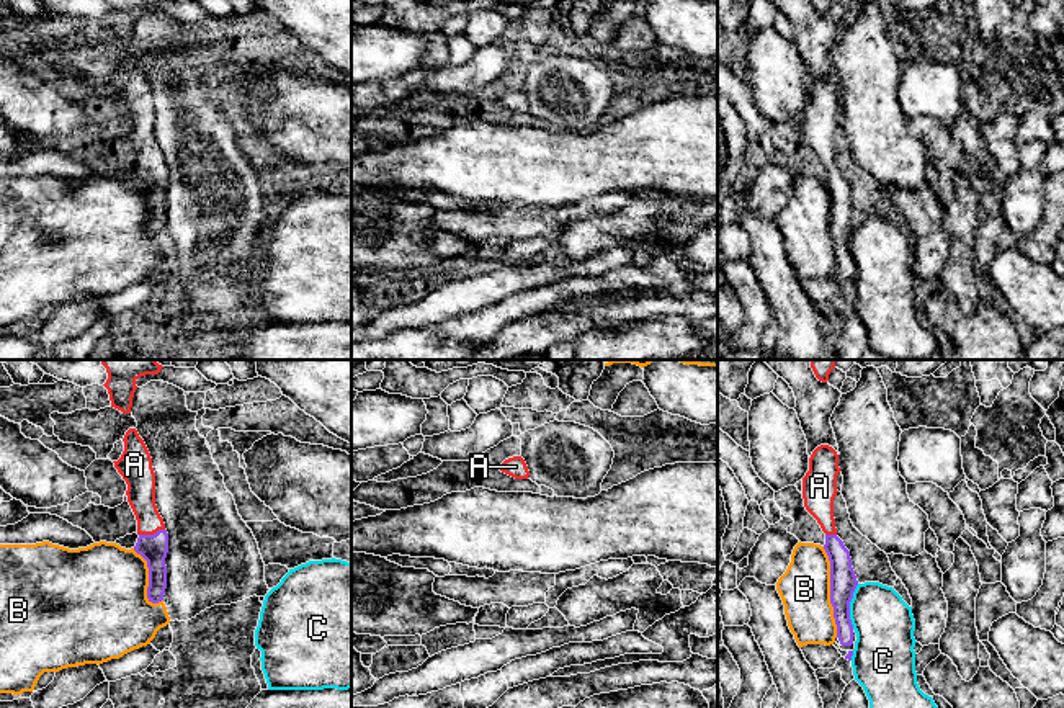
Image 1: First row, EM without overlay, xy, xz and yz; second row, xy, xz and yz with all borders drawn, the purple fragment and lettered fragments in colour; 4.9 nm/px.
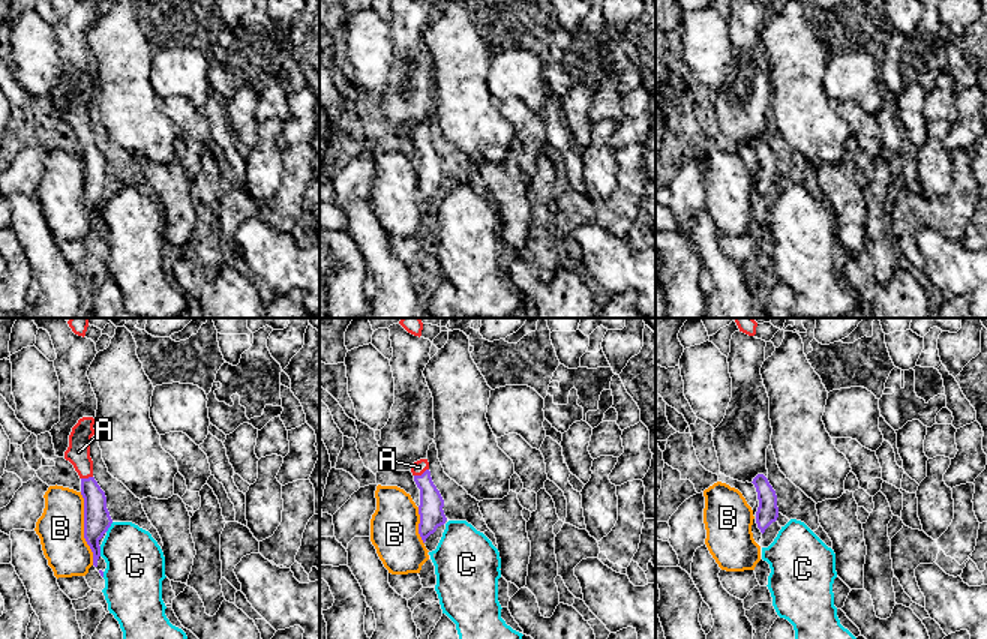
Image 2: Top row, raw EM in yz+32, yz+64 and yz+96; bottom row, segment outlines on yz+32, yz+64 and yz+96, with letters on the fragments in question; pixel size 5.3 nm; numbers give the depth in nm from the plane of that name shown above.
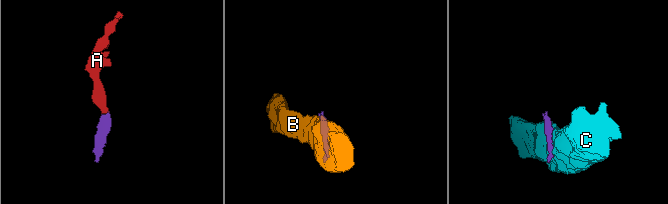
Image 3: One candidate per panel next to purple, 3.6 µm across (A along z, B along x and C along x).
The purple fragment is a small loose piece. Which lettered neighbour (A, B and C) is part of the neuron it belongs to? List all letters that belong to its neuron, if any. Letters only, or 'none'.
A

